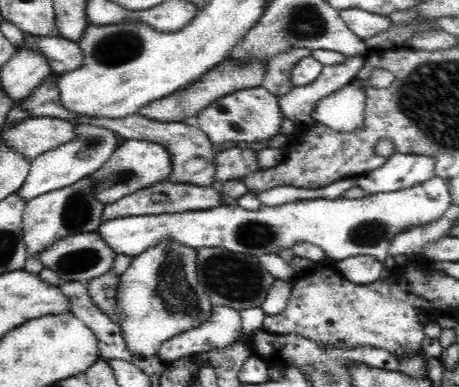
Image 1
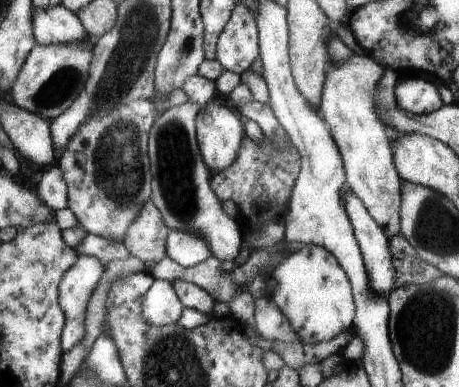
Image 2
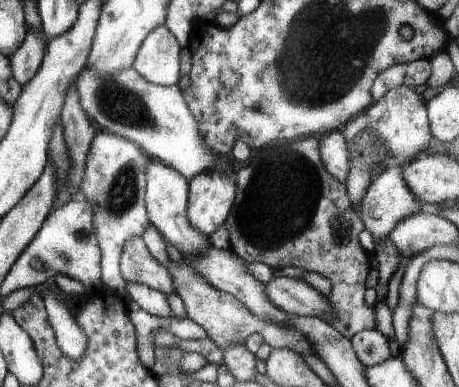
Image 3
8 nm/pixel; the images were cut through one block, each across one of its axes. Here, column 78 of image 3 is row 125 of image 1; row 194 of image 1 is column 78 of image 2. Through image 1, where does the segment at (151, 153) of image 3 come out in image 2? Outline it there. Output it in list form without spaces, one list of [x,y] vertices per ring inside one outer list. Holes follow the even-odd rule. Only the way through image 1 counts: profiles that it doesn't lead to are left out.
[[[61,2],[53,8],[33,8],[33,38],[37,46],[87,42],[83,22]]]

